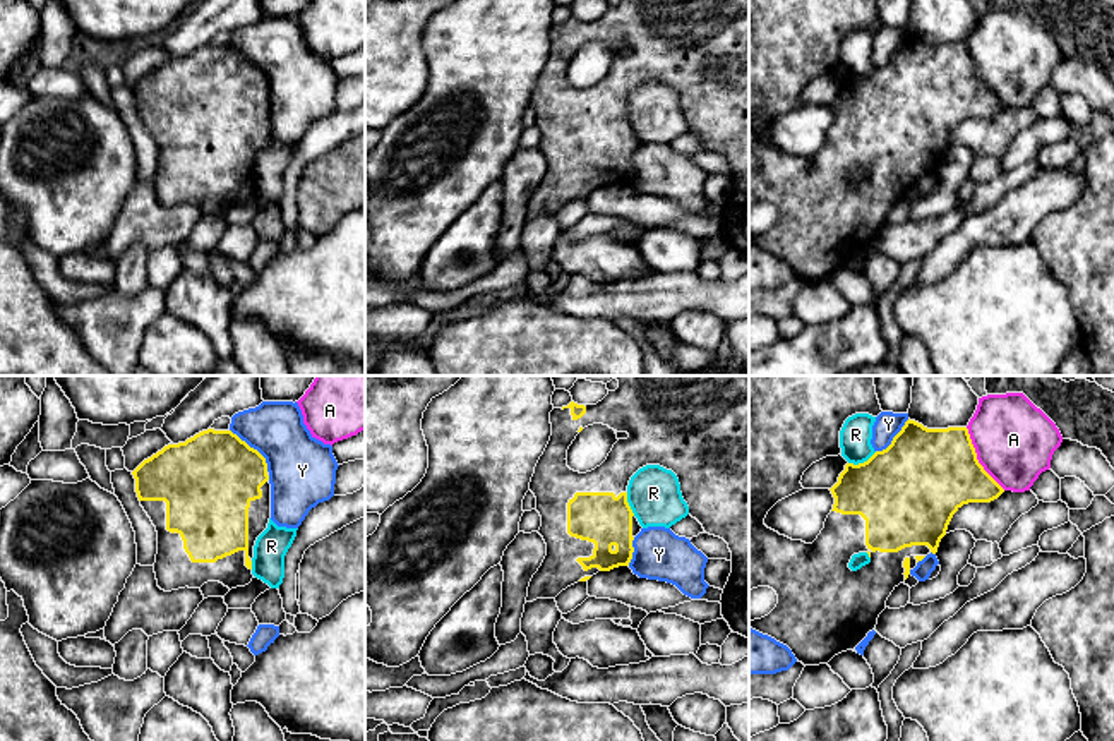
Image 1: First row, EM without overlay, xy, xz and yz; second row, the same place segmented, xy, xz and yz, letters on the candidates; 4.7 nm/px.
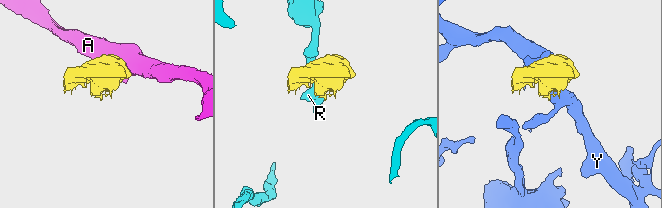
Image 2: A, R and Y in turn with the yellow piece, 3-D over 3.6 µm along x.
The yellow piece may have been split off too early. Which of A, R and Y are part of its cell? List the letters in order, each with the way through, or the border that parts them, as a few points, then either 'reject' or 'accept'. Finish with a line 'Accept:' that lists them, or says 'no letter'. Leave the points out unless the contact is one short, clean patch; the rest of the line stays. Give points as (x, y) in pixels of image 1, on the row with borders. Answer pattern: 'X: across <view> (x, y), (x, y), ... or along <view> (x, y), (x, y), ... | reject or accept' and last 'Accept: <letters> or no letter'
A: reject
R: reject
Y: reject
Accept: no letter

